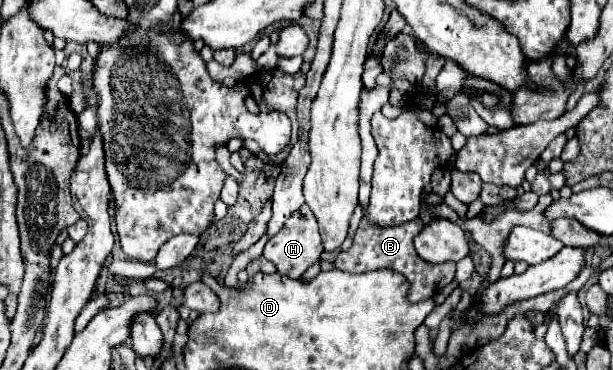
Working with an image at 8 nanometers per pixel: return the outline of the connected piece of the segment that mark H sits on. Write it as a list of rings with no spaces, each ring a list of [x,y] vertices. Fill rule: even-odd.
[[[302,204],[290,218],[288,222],[284,224],[284,228],[272,236],[264,248],[264,258],[270,260],[276,270],[280,274],[286,274],[290,278],[300,278],[308,266],[312,266],[314,262],[320,260],[320,254],[322,254],[322,238],[320,238],[320,230],[318,230],[318,222],[312,214],[312,210],[308,208],[308,204]]]

